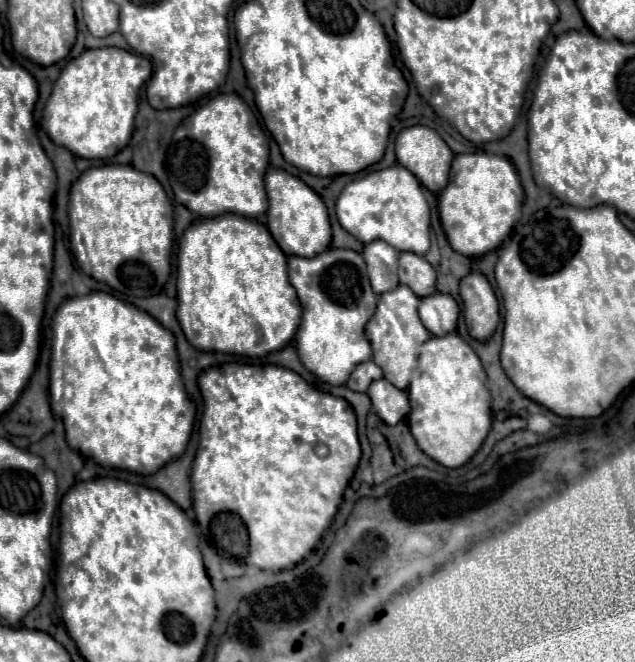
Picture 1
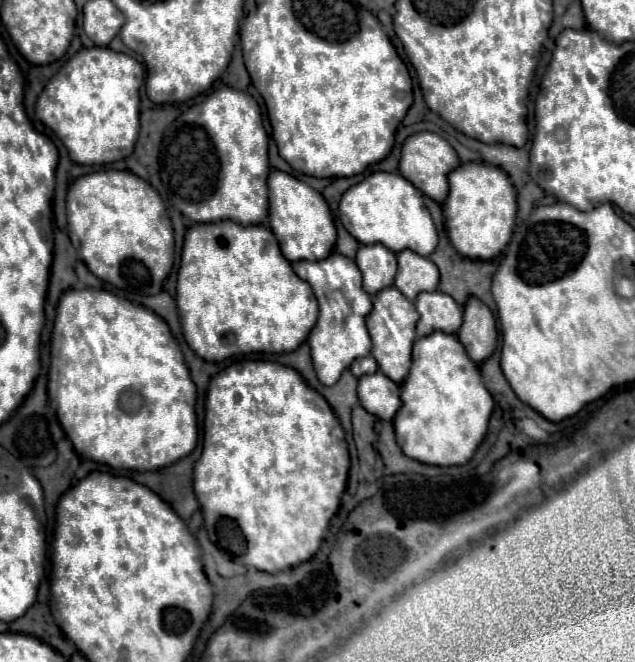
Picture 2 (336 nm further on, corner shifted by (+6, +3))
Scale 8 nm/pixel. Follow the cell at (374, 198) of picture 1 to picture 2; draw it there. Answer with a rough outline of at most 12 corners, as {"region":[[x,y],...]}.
{"region":[[396,172],[348,188],[338,212],[360,244],[422,256],[438,244],[422,192]]}

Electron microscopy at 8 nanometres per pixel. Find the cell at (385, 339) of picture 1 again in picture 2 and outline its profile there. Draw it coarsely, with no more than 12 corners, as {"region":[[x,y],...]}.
{"region":[[380,290],[366,322],[372,356],[400,384],[410,370],[416,306]]}

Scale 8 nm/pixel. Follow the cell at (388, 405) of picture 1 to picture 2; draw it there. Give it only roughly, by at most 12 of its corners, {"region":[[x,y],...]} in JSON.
{"region":[[382,372],[358,380],[370,414],[392,420],[402,406],[400,386]]}

